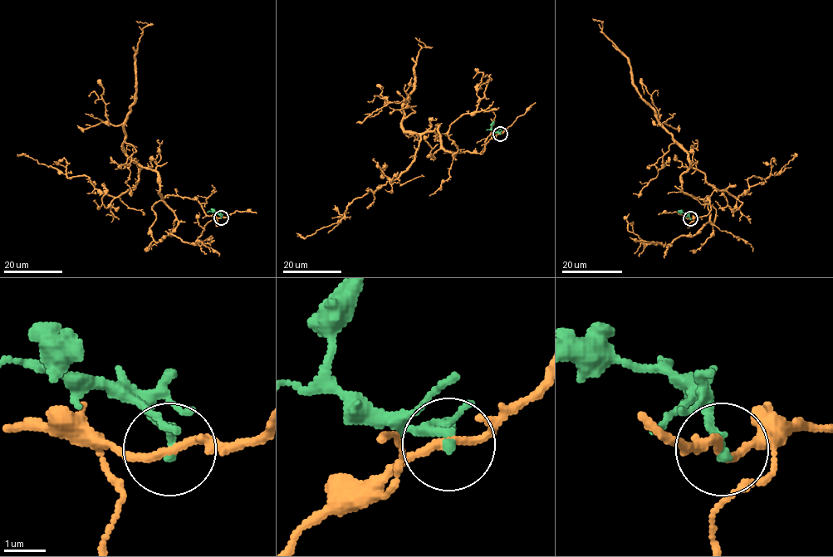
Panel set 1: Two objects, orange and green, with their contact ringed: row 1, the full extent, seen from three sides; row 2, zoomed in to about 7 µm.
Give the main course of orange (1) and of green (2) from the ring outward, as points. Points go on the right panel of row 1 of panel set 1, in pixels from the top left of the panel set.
1: (690, 219), (710, 208), (709, 197), (683, 191), (687, 169), (736, 197), (750, 177), (776, 174), (791, 156)
2: (690, 219), (686, 212), (677, 212)

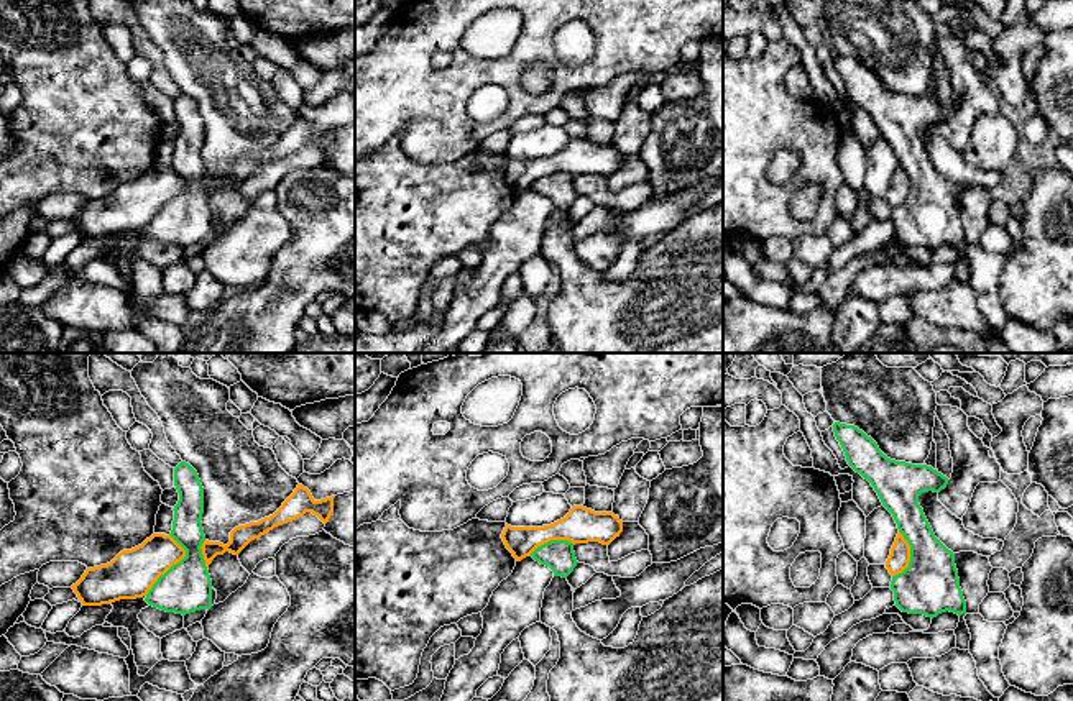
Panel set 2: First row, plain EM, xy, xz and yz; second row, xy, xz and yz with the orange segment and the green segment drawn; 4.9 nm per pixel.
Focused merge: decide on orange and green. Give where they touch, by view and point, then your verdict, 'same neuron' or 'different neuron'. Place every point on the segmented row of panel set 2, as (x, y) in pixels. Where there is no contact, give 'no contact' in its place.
meets orange in xy at (173, 563); different neuron

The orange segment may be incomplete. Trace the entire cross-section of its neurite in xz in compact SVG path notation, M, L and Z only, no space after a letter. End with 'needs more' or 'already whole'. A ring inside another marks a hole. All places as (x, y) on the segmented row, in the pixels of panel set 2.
M573 506L570 512L542 527L511 527L506 524L501 538L516 561L550 542L569 540L575 543L600 542L610 545L623 532L623 520L613 512L595 512L583 506Z; already whole

